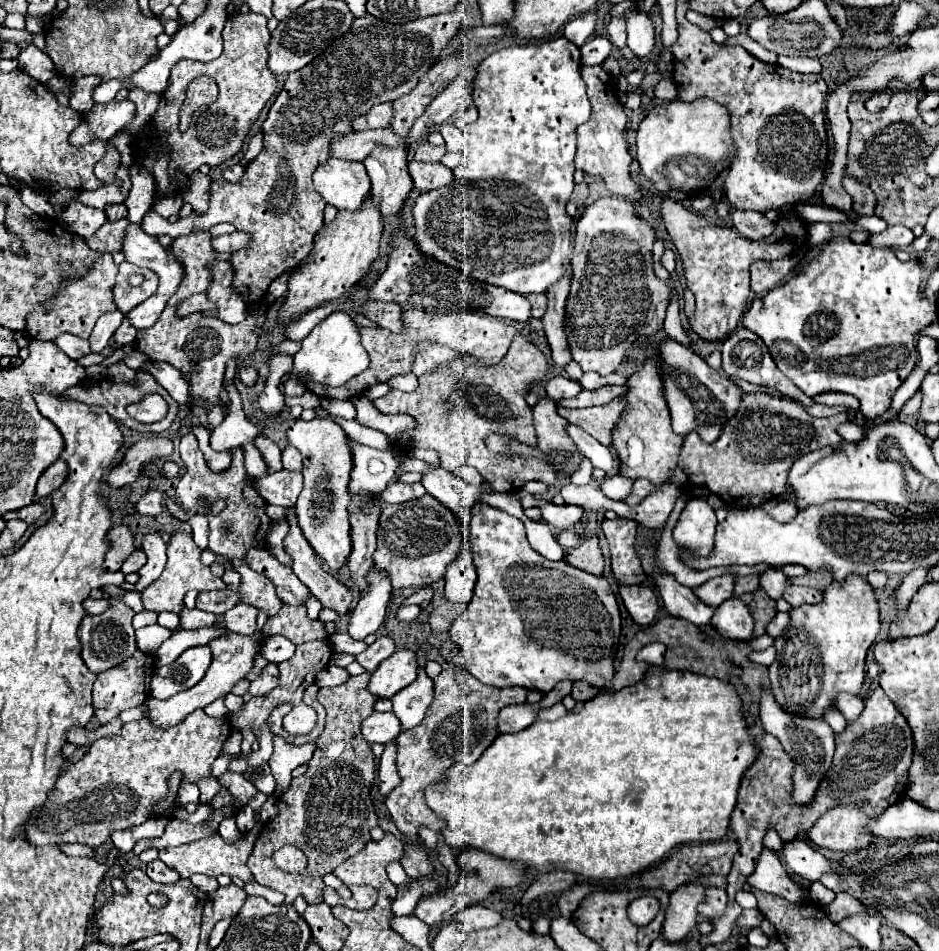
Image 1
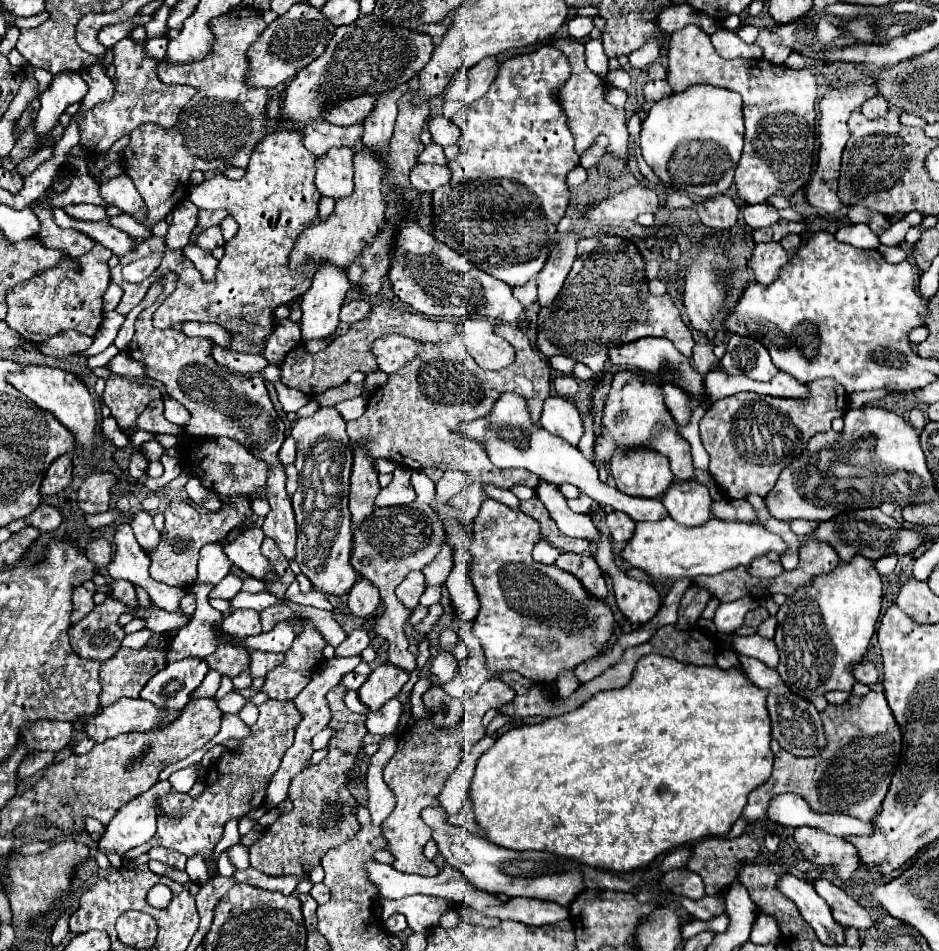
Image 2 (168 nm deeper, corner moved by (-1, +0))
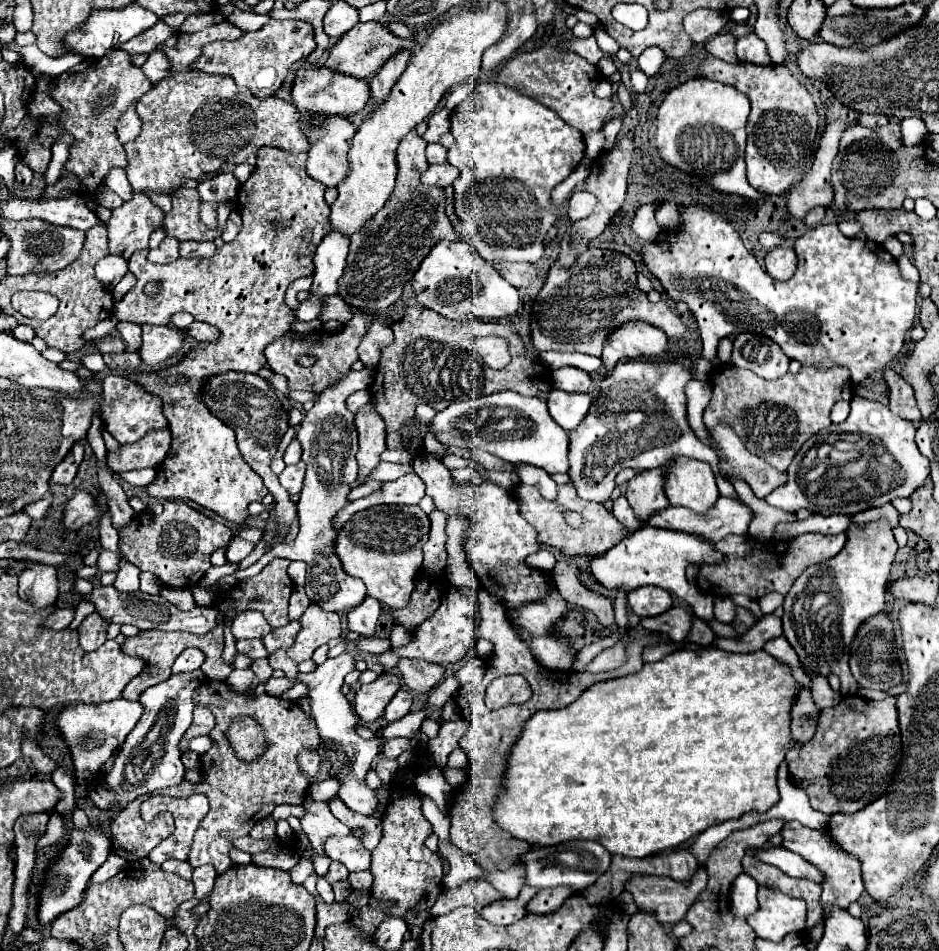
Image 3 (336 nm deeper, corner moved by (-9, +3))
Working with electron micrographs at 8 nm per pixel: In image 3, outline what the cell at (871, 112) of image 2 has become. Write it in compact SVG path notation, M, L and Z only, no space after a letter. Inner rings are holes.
M859 115L859 123L865 127L871 127L871 129L877 129L877 127L887 125L889 119L883 115Z

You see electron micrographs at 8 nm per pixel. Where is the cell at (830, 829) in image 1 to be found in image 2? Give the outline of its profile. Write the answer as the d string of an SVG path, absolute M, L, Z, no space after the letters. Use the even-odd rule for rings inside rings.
M803 826L795 830L795 840L801 844L801 852L807 860L825 868L833 866L843 878L859 868L857 848L843 838L831 836L819 828Z

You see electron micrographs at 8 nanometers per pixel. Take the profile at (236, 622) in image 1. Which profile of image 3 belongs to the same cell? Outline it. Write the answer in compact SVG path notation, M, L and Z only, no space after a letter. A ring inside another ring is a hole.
M243 611L233 619L231 631L235 639L263 639L271 627L261 611Z

